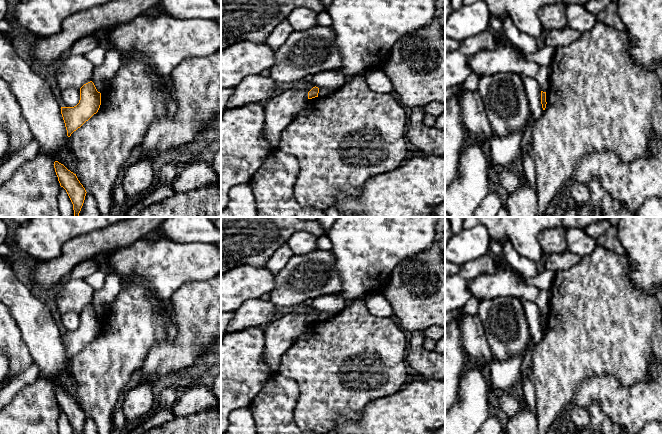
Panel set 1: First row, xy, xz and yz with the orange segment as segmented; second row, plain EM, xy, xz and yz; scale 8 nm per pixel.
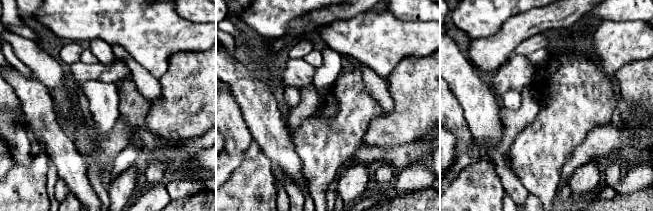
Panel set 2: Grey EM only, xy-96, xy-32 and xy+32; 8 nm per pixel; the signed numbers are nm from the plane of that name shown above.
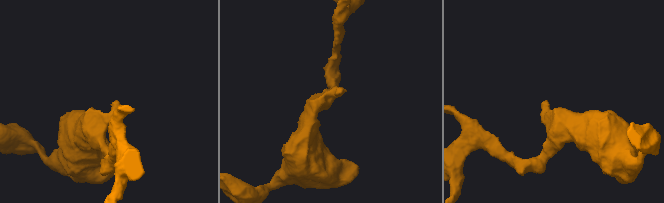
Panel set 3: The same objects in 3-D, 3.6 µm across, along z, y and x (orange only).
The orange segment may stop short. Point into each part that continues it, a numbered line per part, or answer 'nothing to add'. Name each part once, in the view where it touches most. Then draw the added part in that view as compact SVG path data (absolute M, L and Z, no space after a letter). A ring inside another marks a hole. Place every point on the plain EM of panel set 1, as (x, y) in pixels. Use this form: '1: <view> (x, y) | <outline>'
nothing to add

